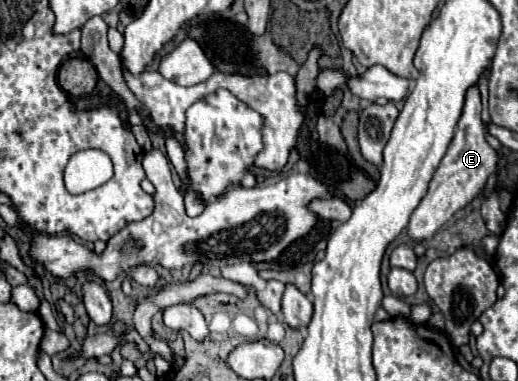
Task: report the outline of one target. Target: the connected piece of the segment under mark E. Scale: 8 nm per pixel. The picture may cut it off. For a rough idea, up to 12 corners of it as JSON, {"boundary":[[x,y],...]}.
{"boundary":[[469,88],[457,132],[411,214],[431,240],[497,168],[481,96]]}

